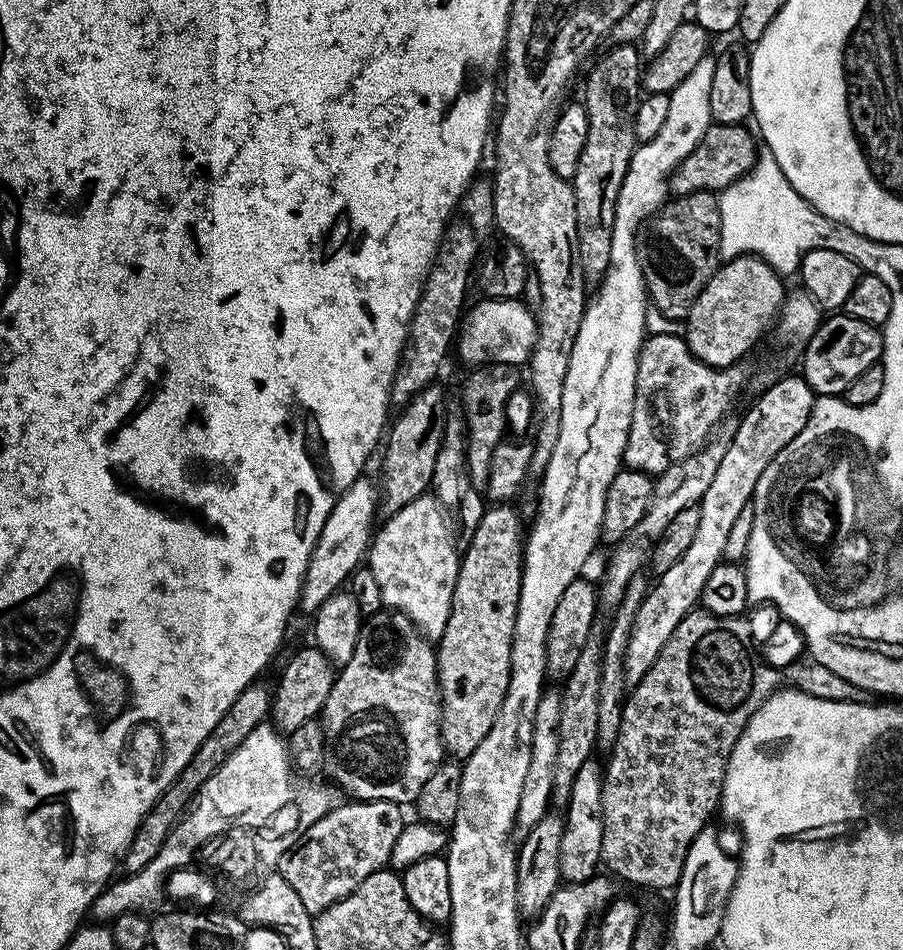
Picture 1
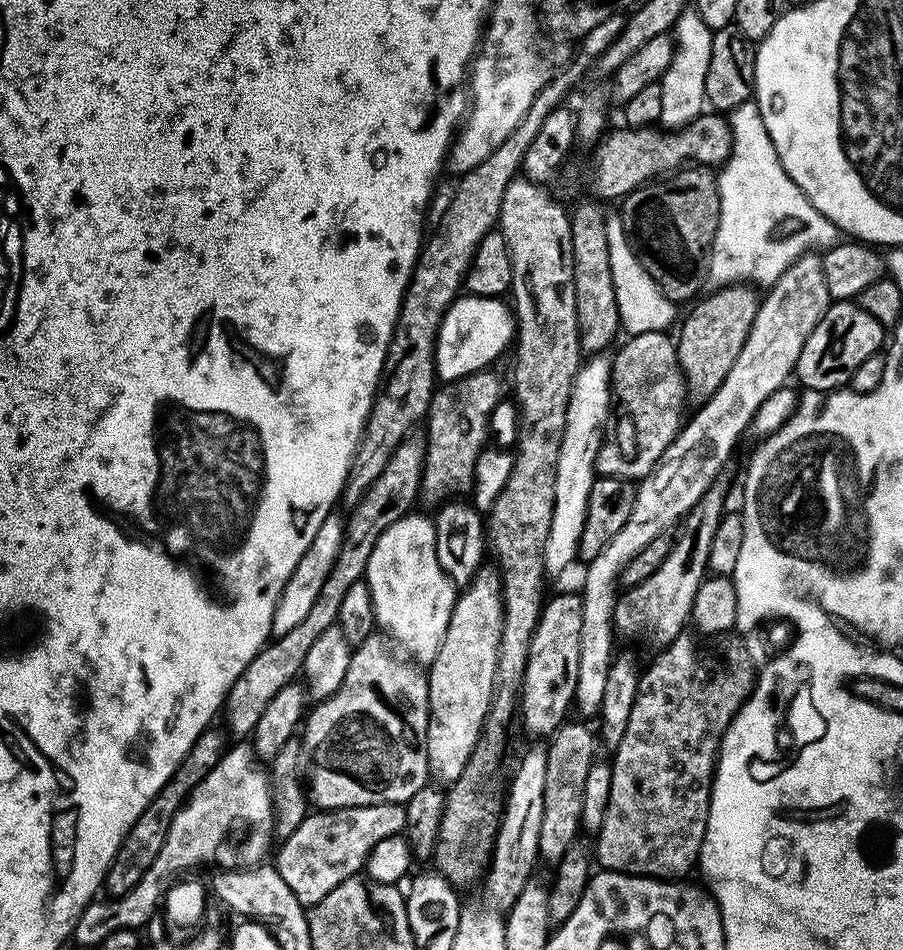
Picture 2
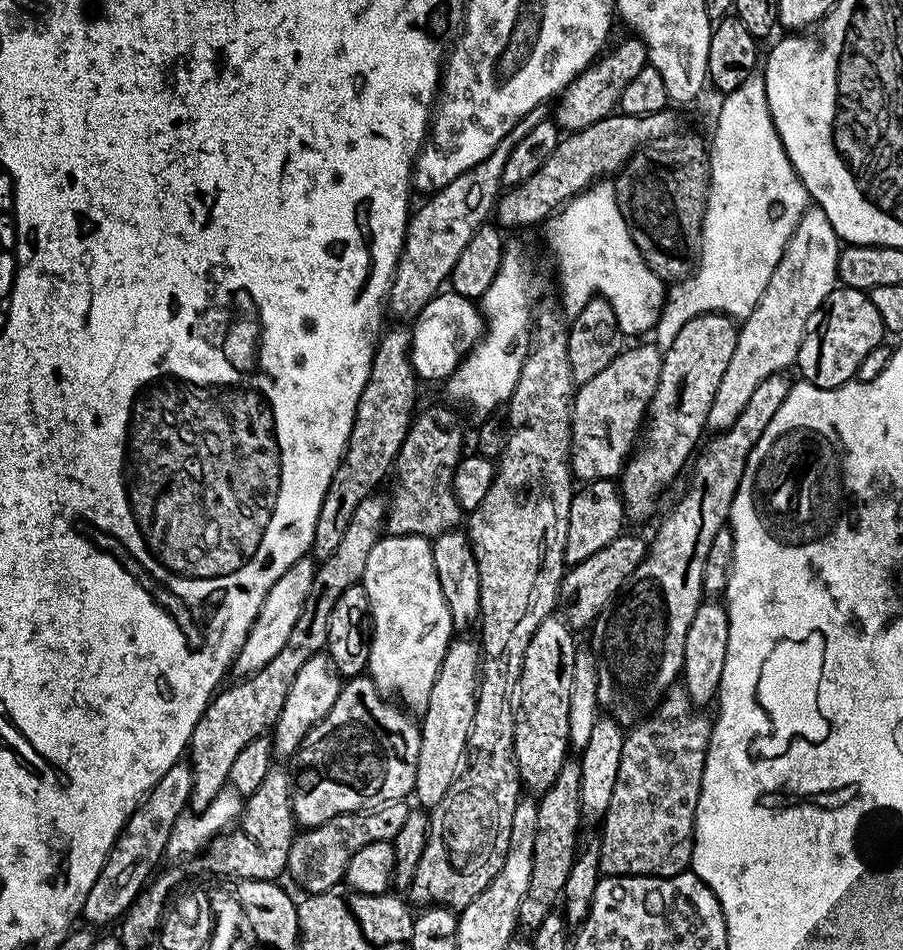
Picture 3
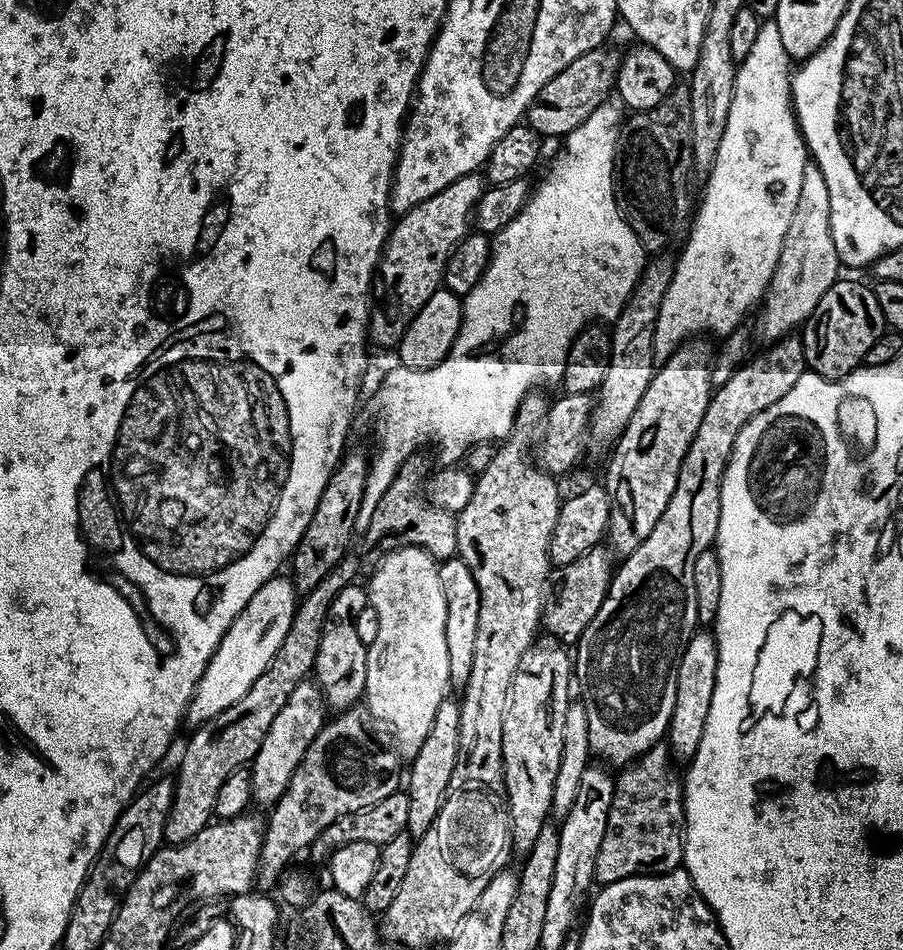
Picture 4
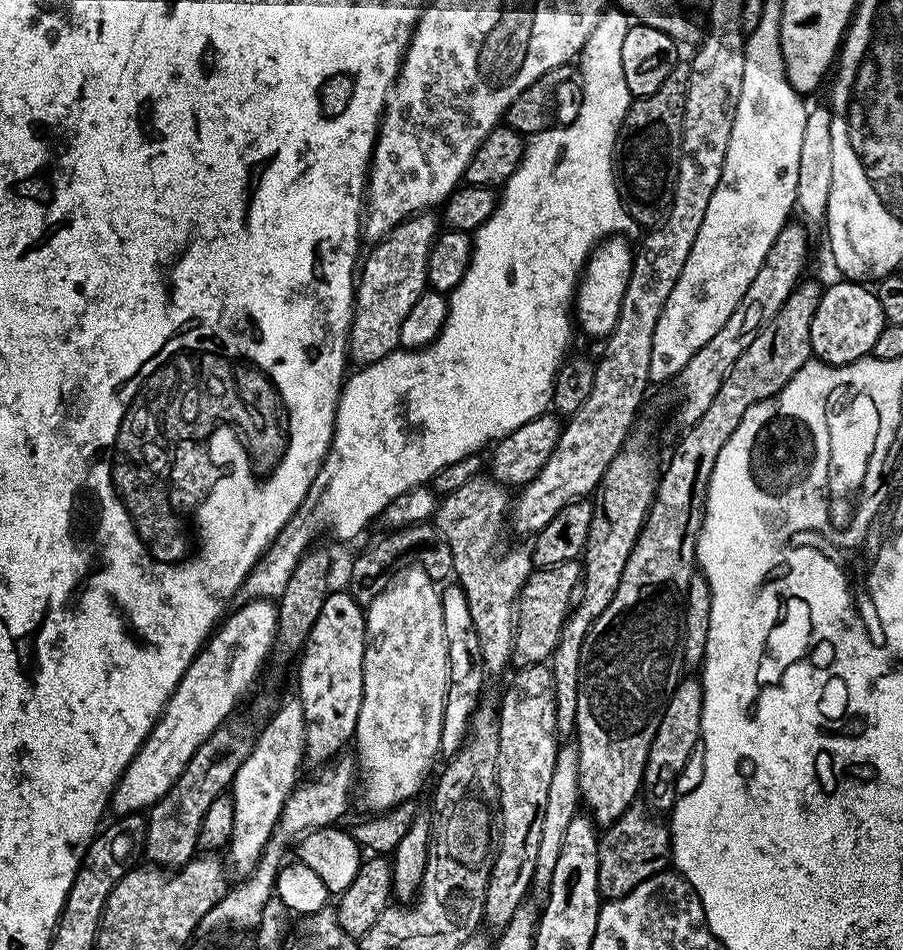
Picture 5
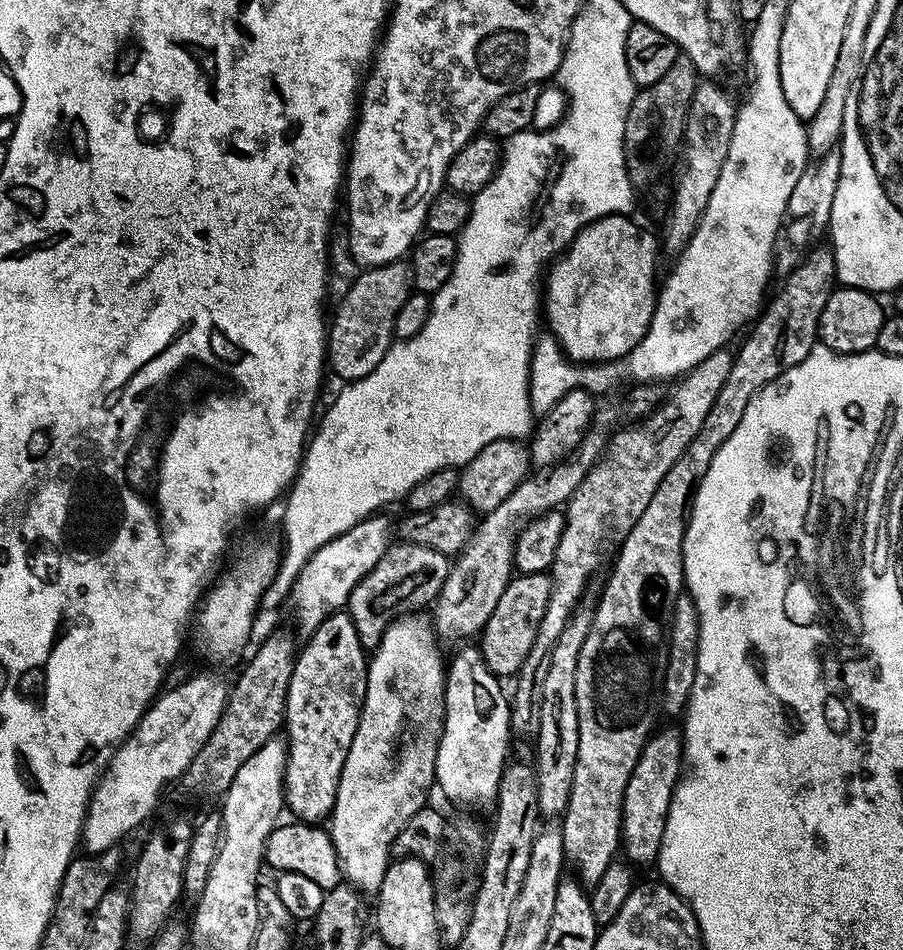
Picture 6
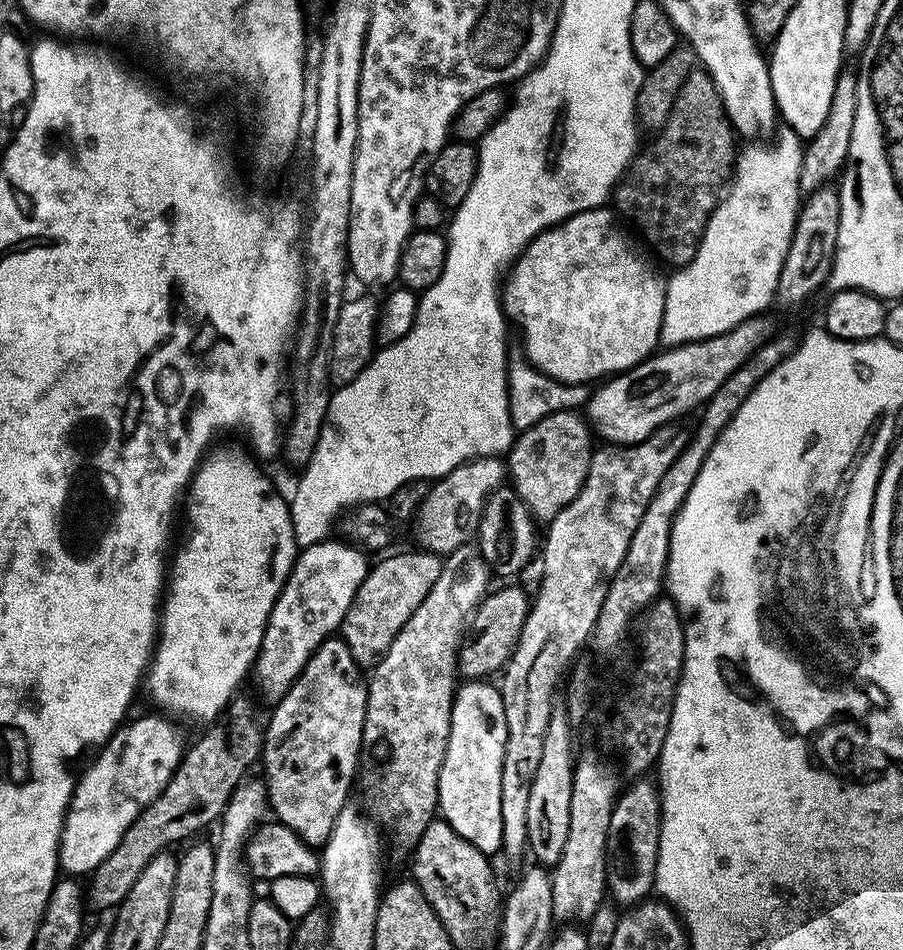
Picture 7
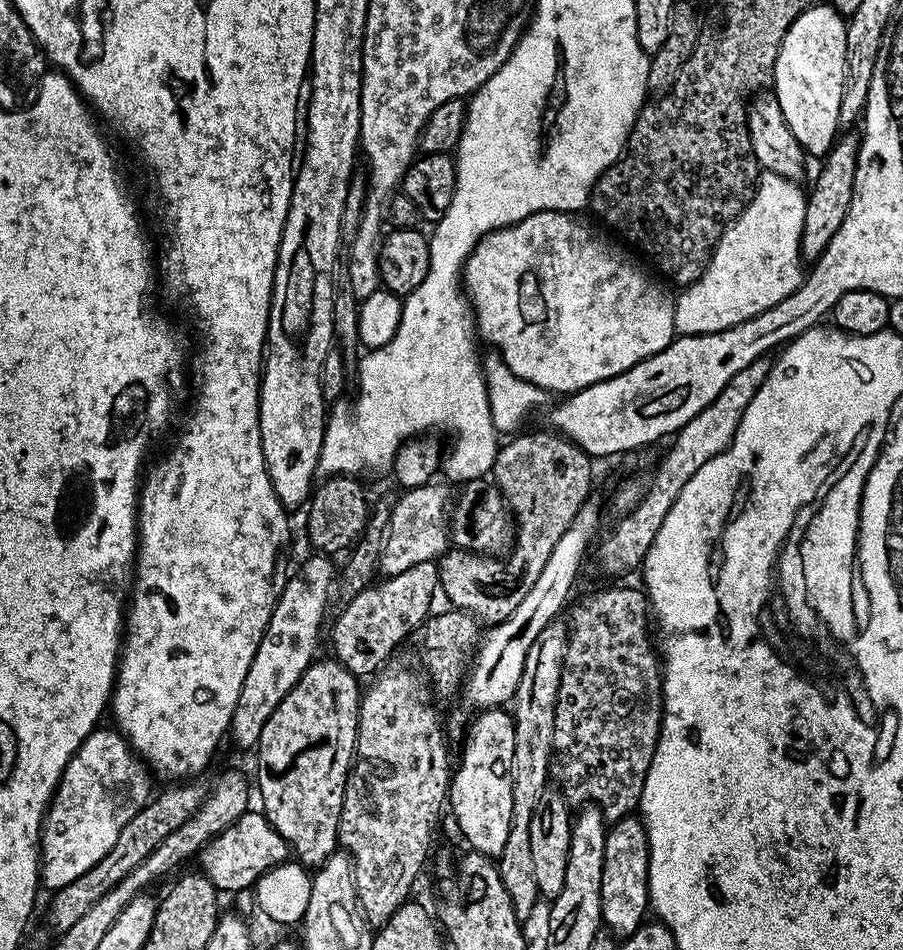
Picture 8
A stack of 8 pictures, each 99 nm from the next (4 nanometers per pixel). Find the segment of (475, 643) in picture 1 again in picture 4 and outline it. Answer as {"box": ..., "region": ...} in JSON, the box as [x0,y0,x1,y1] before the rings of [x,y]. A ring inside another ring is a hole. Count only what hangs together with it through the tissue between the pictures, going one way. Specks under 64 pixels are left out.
{"box":[406,698,460,838],"region":[[[445,698],[442,706],[438,706],[438,714],[434,714],[434,726],[430,726],[430,734],[426,734],[426,742],[422,742],[422,750],[411,757],[406,768],[406,791],[410,802],[407,833],[419,838],[434,826],[434,818],[438,818],[438,810],[444,801],[446,786],[450,786],[450,774],[454,774],[454,766],[458,758],[458,722],[460,721],[460,705],[455,699]]]}

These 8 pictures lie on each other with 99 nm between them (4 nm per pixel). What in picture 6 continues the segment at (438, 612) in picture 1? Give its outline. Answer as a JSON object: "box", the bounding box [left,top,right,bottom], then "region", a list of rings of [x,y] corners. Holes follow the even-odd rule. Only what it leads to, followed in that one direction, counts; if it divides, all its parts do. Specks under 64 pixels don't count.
{"box":[330,614,446,894],"region":[[[409,614],[399,616],[386,630],[386,634],[382,634],[380,645],[371,653],[368,661],[366,698],[358,718],[358,730],[354,730],[354,742],[350,742],[350,750],[346,754],[346,762],[342,766],[342,778],[338,782],[338,794],[330,813],[330,821],[332,820],[330,835],[334,842],[334,850],[338,854],[338,862],[340,863],[343,879],[364,894],[374,894],[382,886],[382,877],[386,875],[390,857],[392,856],[394,838],[398,838],[398,834],[404,829],[406,822],[410,822],[410,818],[414,818],[414,814],[418,814],[426,807],[429,803],[428,791],[434,788],[436,784],[436,746],[444,723],[444,678],[446,675],[446,660],[440,657],[439,646],[441,647],[438,643],[437,634],[432,627],[431,619],[427,615]],[[408,719],[412,719],[416,723],[416,729],[413,732],[408,729]]]}

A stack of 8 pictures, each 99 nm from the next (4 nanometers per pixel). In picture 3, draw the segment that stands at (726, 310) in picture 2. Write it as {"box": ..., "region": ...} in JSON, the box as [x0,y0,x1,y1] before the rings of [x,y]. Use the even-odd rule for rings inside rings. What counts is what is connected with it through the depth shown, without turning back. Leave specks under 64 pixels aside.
{"box":[618,312,737,521],"region":[[[720,312],[703,313],[701,316],[690,318],[686,326],[679,330],[670,348],[662,352],[662,370],[658,376],[652,405],[648,407],[646,427],[627,464],[624,465],[624,471],[618,477],[620,497],[624,499],[624,514],[629,521],[648,520],[655,514],[660,495],[667,490],[668,484],[675,482],[676,475],[692,451],[693,454],[697,451],[696,443],[708,428],[708,415],[710,406],[714,406],[714,394],[718,394],[718,382],[722,382],[722,374],[726,374],[726,366],[734,354],[737,331],[737,321],[731,316]]]}

